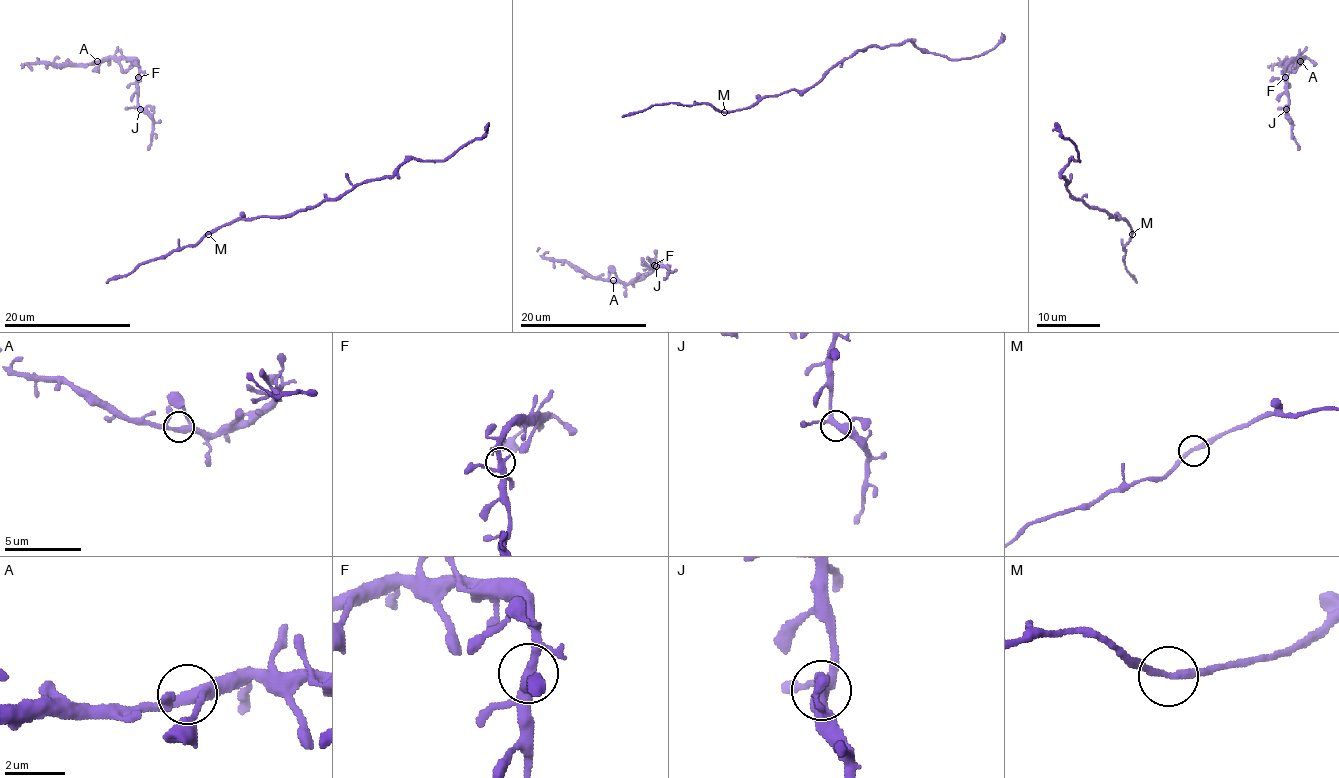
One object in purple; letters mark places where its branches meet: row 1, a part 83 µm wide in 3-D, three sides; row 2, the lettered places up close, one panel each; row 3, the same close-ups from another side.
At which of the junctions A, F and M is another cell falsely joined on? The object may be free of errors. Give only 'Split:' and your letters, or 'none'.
Split: none

